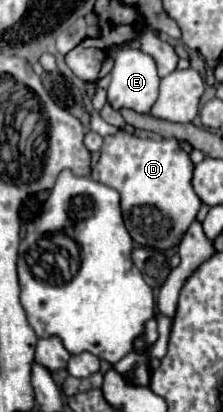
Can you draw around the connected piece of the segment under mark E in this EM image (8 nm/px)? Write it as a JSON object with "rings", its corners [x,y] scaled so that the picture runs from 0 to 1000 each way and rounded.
{"rings":[[[538,119],[502,167],[484,245],[511,265],[583,260],[619,274],[673,274],[709,240],[709,172],[673,133],[619,119]]]}

